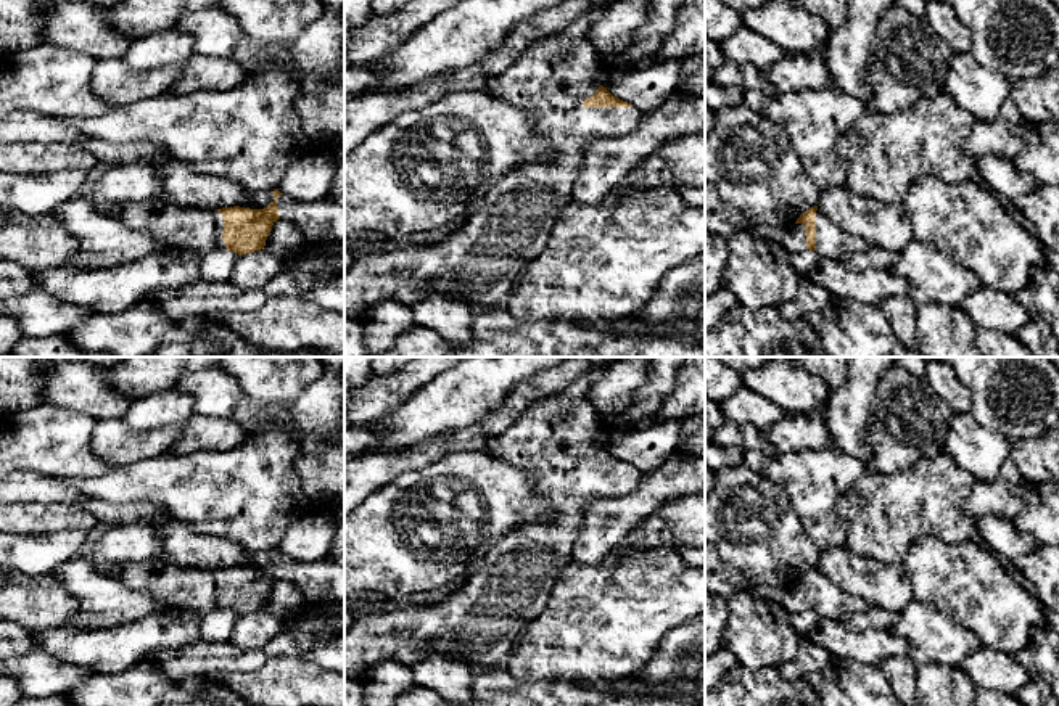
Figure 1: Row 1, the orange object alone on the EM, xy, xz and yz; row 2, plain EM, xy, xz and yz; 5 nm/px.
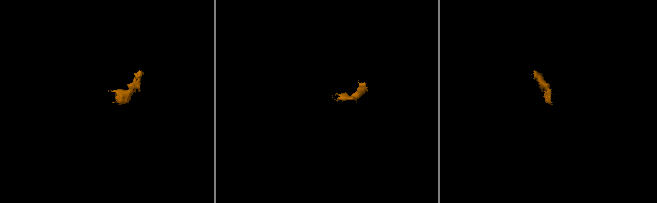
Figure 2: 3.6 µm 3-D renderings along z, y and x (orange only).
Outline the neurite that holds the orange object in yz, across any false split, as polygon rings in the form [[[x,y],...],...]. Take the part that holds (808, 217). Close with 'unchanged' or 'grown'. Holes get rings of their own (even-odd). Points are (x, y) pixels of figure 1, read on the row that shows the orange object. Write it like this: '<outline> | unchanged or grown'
[[[721,203],[718,209],[705,211],[705,230],[723,238],[745,230],[769,243],[781,244],[789,252],[810,249],[834,261],[871,248],[867,241],[845,233],[818,206],[805,211],[790,227],[771,227],[752,224],[734,206]]] | grown

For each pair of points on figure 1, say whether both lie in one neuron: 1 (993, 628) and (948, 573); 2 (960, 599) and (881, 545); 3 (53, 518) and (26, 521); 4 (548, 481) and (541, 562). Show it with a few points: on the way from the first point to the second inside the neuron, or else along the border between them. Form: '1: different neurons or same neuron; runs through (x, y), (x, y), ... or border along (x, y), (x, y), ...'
1: same neuron; runs through (987, 615), (961, 586)
2: different neurons; border along (934, 539), (929, 536), (918, 537), (898, 563)
3: same neuron; runs through (47, 518), (32, 518)
4: same neuron; runs through (564, 500), (564, 529), (552, 542)

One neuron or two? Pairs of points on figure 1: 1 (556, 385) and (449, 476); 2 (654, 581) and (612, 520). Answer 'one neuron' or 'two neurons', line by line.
1: two neurons
2: two neurons

